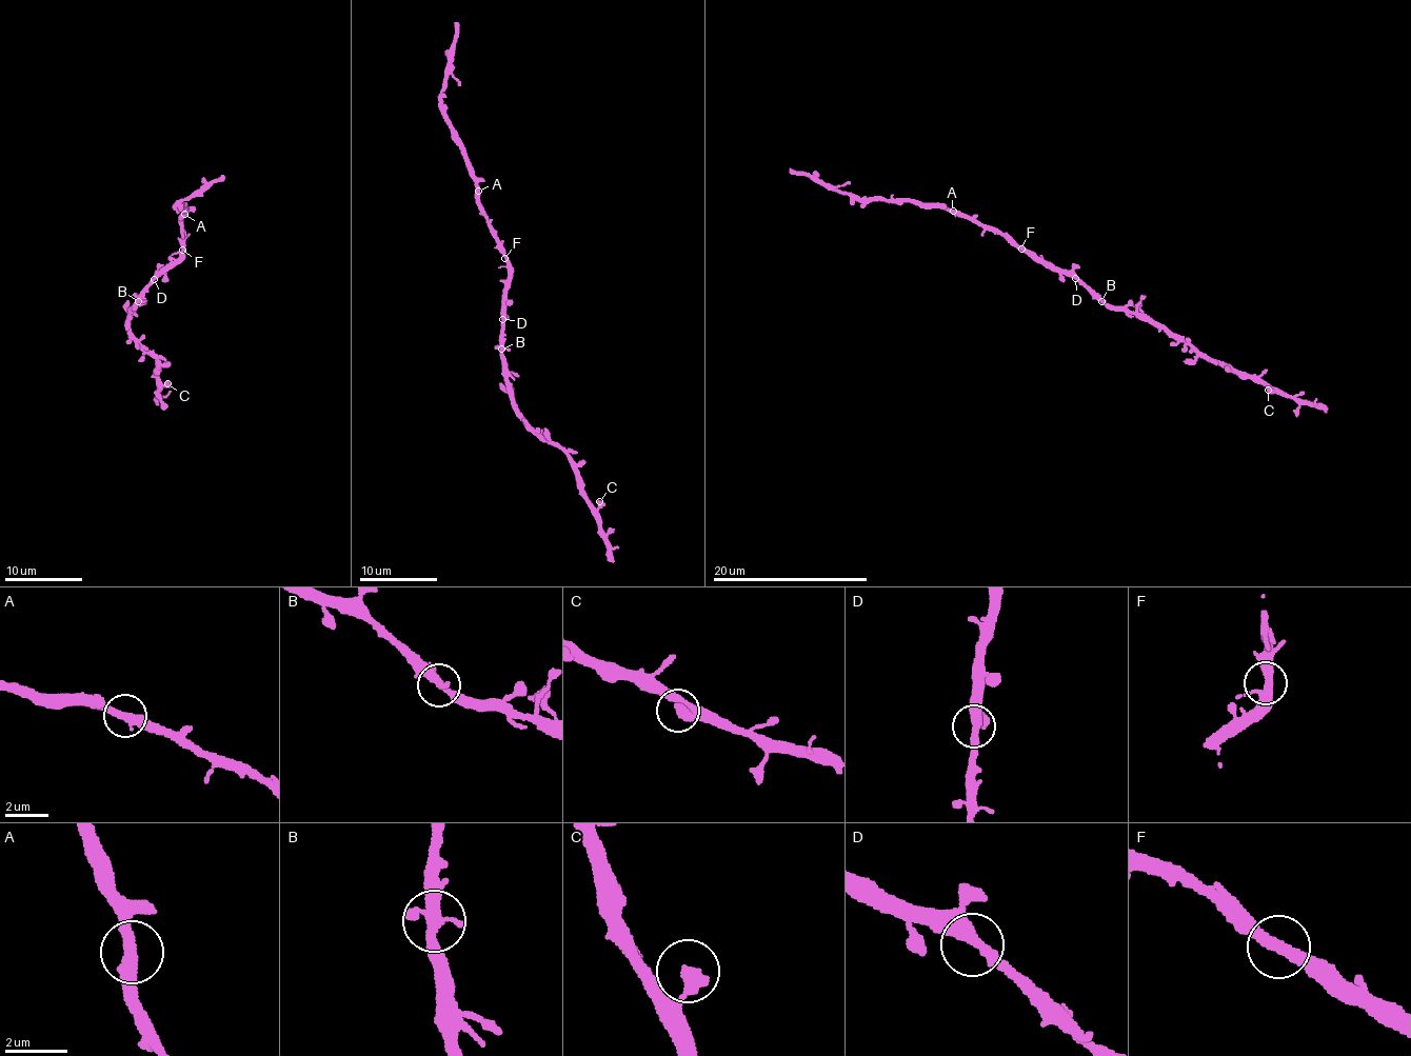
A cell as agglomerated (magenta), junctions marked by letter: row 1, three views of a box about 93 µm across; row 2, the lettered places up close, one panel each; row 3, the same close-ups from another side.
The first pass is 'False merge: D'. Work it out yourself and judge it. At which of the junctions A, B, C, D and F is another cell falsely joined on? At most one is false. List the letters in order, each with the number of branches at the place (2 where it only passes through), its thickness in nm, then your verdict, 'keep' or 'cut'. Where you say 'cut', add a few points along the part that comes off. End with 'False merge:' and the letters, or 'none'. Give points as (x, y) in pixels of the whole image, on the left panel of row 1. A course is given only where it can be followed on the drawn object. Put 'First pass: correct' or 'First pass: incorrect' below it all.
A: 2 branches meet; 400 nm thick; keep
B: 3 branches meet; 320 nm thick; keep
C: 1 branches meet; 460 nm thick; keep
D: 2 branches meet; 400 nm thick; keep
F: 2 branches meet; 360 nm thick; keep
False merge: none
First pass: incorrect

